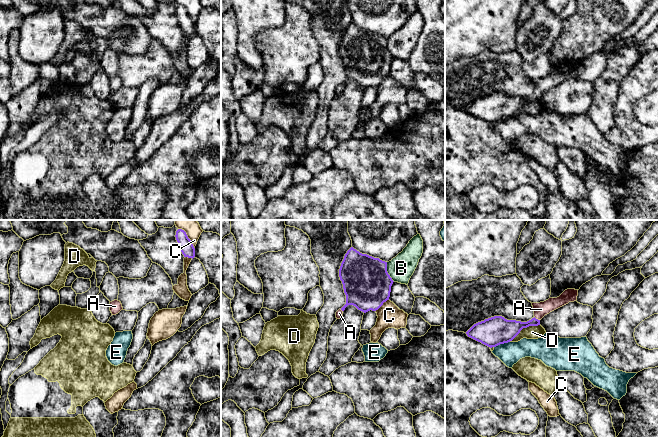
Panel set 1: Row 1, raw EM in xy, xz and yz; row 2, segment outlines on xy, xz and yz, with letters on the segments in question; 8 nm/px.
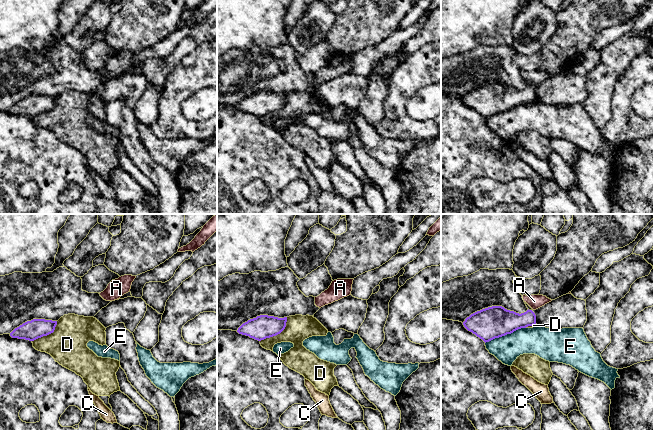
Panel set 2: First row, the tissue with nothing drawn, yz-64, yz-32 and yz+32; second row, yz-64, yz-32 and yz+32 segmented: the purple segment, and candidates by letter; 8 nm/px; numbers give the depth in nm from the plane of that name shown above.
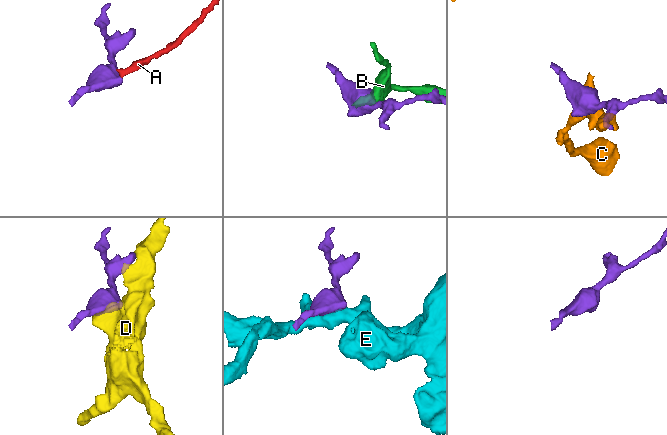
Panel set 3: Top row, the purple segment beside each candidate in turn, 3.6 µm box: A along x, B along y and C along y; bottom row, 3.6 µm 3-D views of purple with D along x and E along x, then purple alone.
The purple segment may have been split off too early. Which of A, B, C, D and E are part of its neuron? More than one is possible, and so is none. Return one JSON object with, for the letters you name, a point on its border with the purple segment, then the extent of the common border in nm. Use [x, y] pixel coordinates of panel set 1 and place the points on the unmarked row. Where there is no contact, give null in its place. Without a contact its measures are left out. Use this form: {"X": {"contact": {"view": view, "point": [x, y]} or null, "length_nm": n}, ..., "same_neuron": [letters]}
{"A": {"contact": {"view": "yz", "point": [537, 95]}, "length_nm": 60}, "same_neuron": ["A"]}

